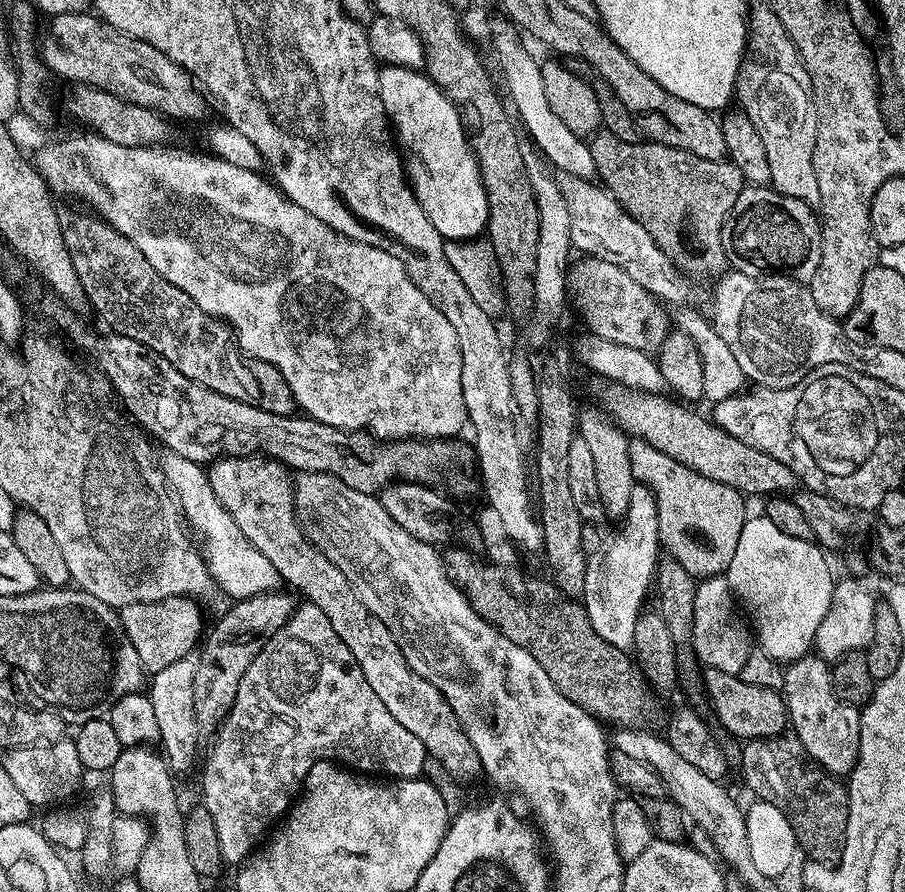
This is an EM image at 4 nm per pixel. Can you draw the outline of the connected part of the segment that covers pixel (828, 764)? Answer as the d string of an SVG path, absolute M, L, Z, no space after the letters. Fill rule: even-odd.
M809 654L789 663L784 673L783 691L788 701L791 727L796 727L795 739L826 771L837 778L848 778L860 757L860 713L857 705L849 704L832 685L829 661L818 654Z

